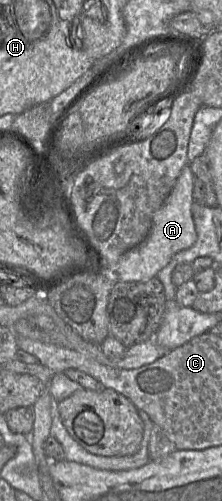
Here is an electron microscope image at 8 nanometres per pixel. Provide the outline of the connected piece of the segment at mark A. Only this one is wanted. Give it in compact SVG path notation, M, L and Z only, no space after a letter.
M186 165L164 204L154 214L147 237L139 245L124 253L119 259L114 272L115 280L122 282L145 282L157 277L158 273L177 253L195 244L197 233L192 213L192 204L194 202L194 182L192 177L191 168L189 165Z

